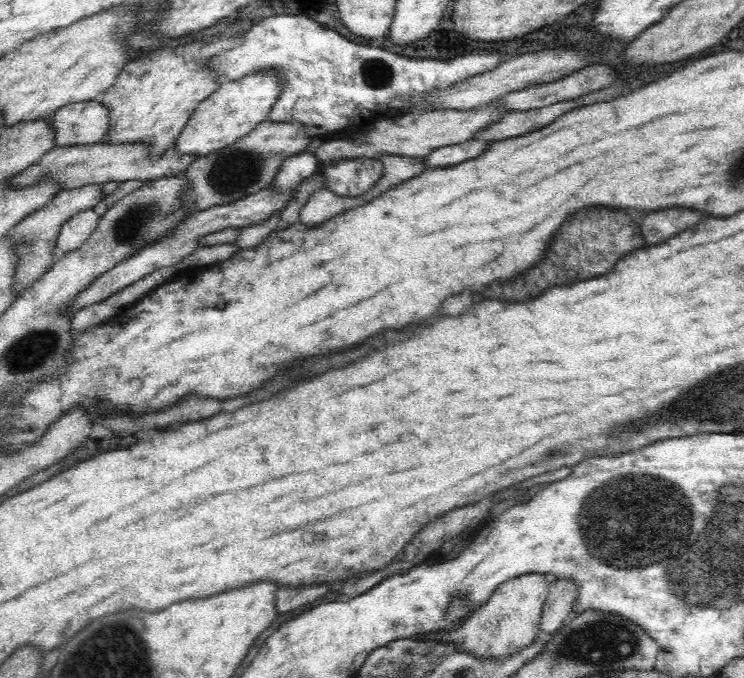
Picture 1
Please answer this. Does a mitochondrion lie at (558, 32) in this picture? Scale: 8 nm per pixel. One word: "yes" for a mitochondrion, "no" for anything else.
no

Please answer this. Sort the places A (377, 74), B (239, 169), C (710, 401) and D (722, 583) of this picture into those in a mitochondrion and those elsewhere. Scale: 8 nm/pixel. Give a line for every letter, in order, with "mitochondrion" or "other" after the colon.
A: mitochondrion
B: mitochondrion
C: mitochondrion
D: mitochondrion

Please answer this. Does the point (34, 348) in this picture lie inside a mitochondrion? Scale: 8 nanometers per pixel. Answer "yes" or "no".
yes

